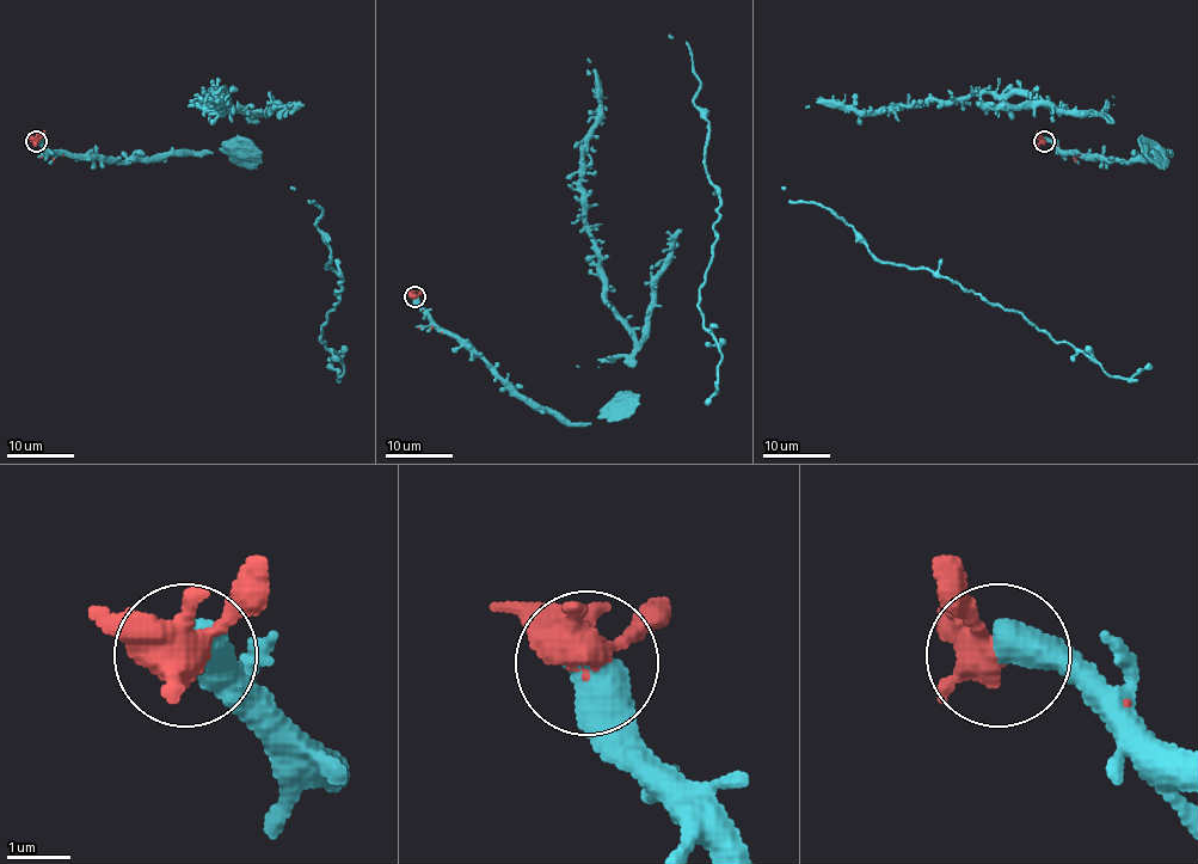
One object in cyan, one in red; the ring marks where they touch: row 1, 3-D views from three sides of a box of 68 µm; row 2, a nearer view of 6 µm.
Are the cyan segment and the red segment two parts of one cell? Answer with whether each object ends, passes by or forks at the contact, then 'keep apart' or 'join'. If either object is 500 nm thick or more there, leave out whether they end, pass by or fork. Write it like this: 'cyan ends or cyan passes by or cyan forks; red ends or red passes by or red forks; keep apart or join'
join

